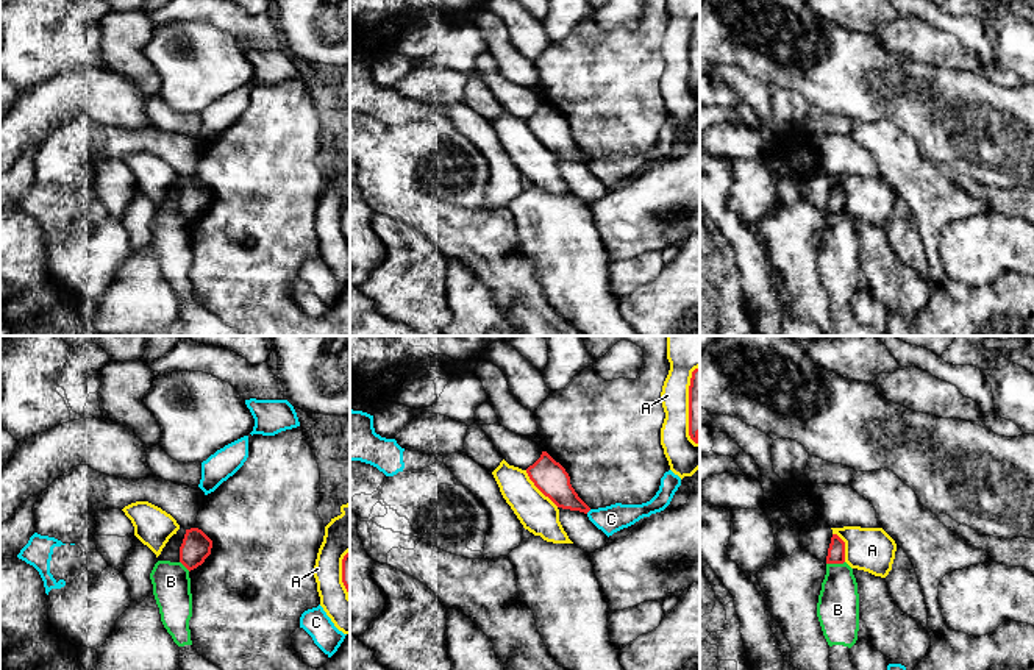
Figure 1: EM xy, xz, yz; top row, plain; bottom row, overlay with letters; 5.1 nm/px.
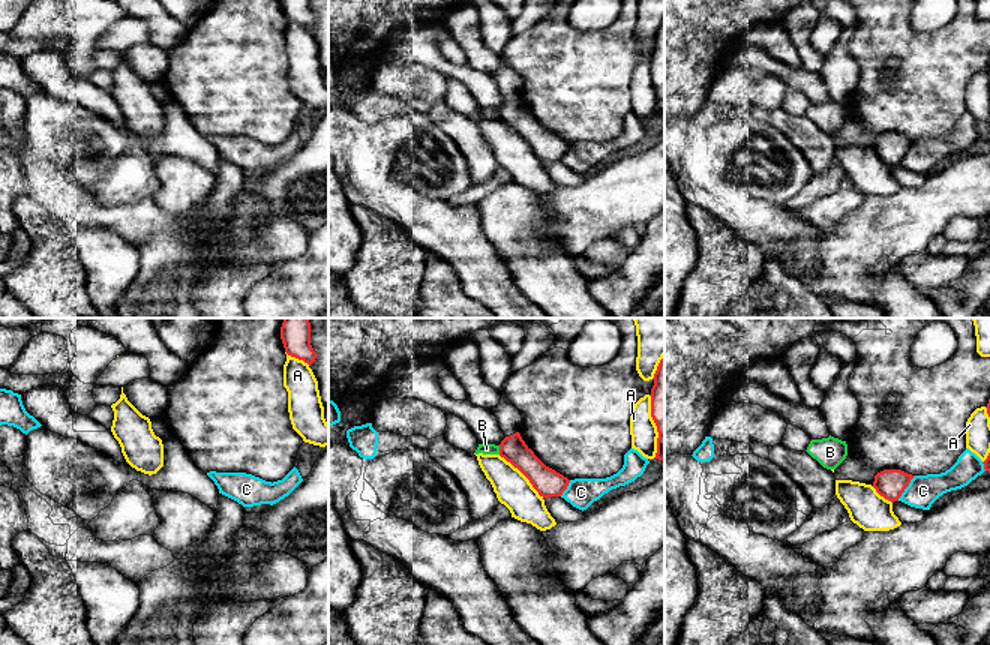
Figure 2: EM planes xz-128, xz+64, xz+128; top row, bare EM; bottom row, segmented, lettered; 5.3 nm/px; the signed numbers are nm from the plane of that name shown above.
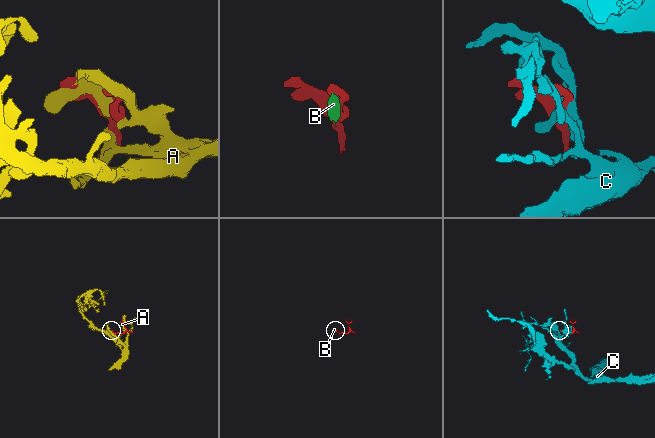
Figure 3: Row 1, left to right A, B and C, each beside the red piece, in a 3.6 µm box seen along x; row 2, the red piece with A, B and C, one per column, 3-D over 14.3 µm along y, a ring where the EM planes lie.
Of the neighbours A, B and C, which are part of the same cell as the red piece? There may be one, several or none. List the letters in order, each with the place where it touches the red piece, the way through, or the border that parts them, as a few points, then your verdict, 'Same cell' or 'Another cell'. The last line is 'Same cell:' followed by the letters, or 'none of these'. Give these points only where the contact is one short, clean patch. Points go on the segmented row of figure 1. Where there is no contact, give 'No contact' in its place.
A: Touches red at xz (539, 489). Another cell
B: Touches red at yz (834, 563). Path across: yz (836, 553), (834, 563), (837, 570), (837, 609). Same cell
C: Touches red at xz (588, 511). Another cell
Same cell: B

